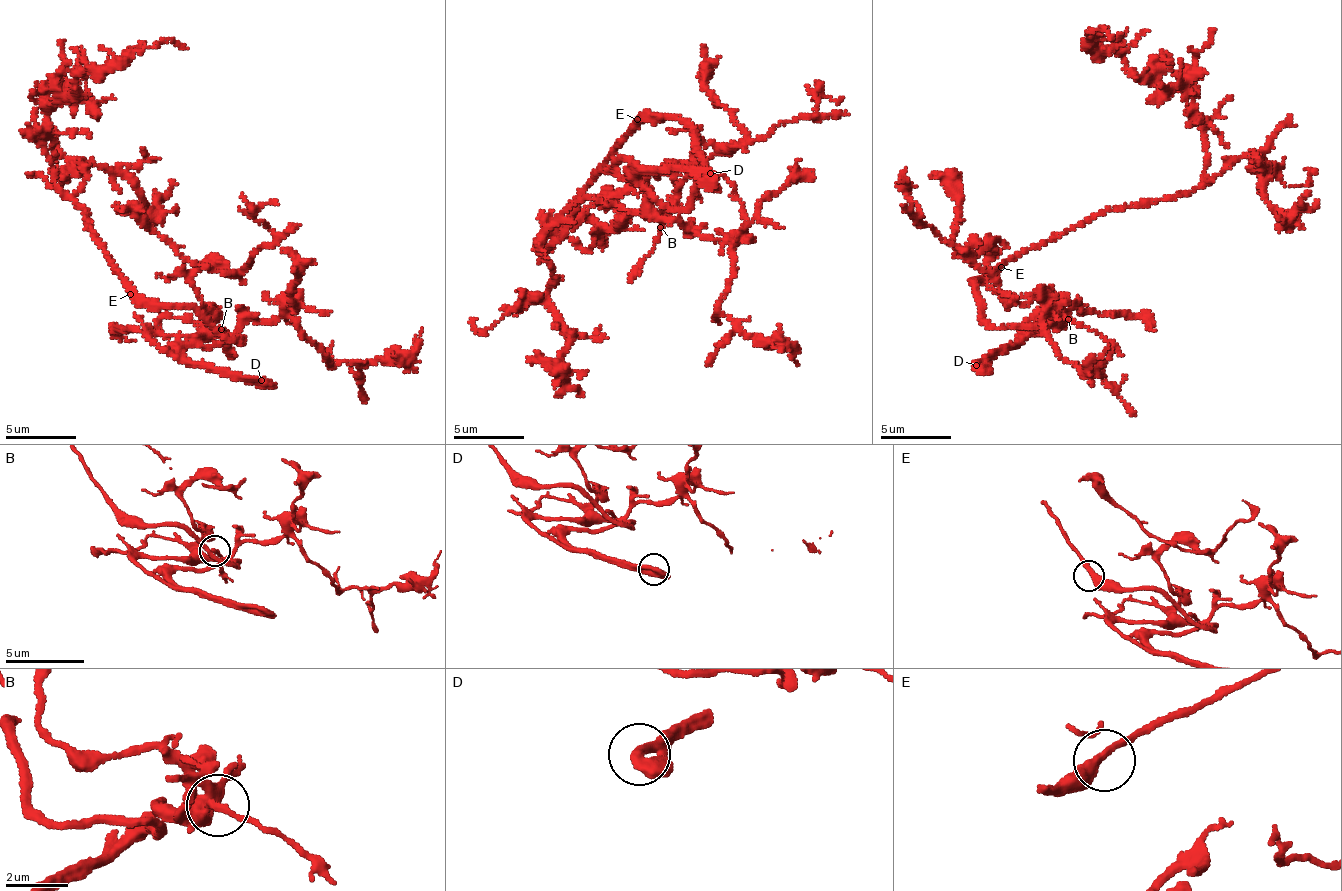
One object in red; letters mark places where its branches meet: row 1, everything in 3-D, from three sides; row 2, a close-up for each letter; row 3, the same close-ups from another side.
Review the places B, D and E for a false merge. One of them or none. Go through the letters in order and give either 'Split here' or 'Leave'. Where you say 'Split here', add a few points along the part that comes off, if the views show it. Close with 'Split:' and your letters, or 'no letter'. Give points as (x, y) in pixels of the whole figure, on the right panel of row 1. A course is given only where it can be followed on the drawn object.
B: Leave
D: Leave
E: Leave
Split: no letter

